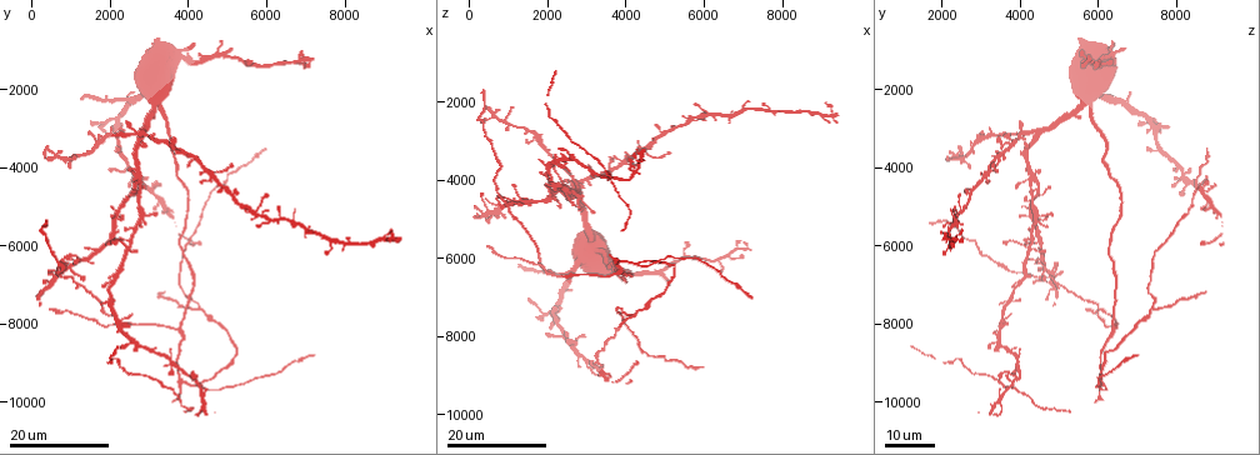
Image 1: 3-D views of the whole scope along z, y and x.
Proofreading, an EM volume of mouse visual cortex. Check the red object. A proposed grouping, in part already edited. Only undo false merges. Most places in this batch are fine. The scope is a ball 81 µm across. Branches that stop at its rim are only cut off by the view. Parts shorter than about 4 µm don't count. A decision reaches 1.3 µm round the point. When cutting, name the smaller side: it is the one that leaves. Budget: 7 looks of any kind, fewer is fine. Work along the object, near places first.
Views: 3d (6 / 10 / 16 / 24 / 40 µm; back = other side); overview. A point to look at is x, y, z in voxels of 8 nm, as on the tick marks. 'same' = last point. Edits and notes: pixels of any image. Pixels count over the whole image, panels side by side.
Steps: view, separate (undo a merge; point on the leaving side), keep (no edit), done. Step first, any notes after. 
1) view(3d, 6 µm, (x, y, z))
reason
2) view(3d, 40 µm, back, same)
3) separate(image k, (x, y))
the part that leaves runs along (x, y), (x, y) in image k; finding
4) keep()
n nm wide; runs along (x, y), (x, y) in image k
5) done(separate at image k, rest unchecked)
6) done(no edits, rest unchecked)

view(3d, 24 µm, (3700, 8150, 6400))
arms part here

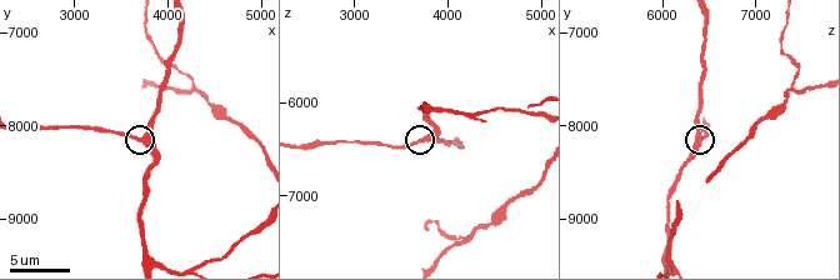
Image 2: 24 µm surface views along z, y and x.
view(3d, 6 µm, (3750, 8150, 6400))
zoom in

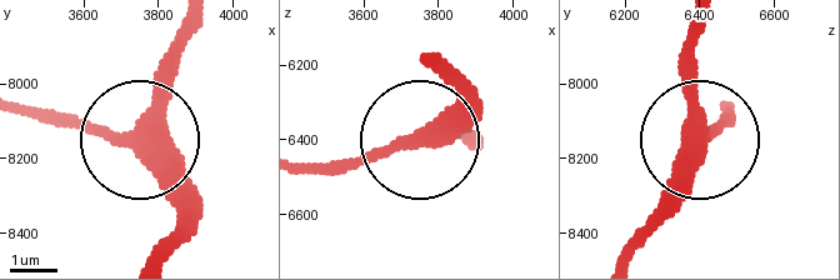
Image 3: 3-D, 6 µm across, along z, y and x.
view(3d, 6 µm, back, (3740, 8150, 6400))

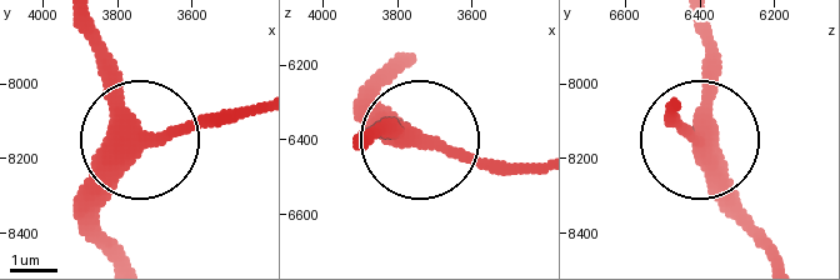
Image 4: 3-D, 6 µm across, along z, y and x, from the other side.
keep()
330 nm wide; runs along (76, 23), (109, 106), (136, 138), (256, 106) in image 4; continuous, no second neuron

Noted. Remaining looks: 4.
view(3d, 10 µm, (4250, 7600, 7400))
three-way junction

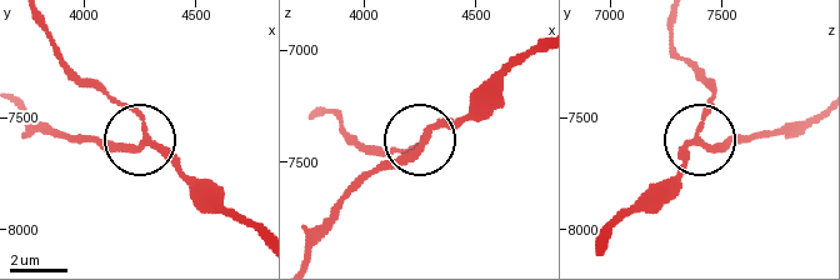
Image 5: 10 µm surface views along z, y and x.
view(3d, 6 µm, (4280, 7600, 7390))

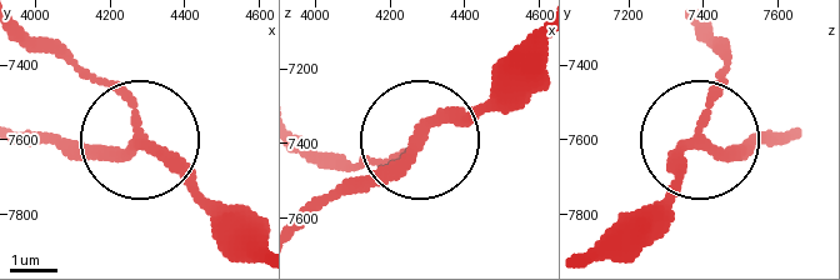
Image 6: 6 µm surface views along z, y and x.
keep()
200 nm wide; runs along (251, 248), (140, 144), (29, 144) in image 6; continuous, no second neuron

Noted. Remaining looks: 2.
view(3d, 24 µm, (2450, 6000, 4200))
four arms meet

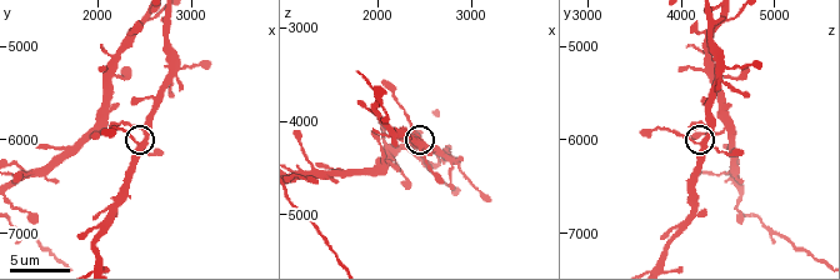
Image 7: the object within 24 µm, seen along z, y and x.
view(3d, 6 µm, (2450, 6050, 4200))

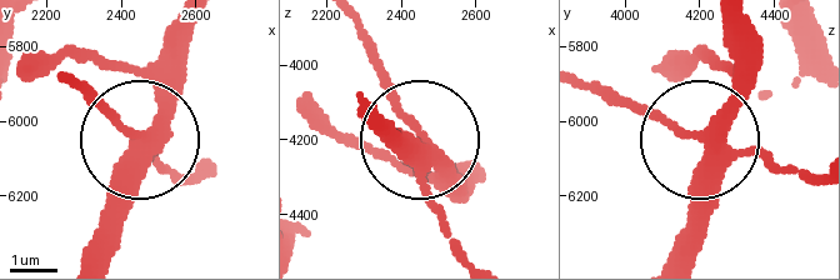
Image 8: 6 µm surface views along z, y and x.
keep()
4 arms; runs along (739, 30), (734, 101), (703, 133), (679, 133), (611, 94) in image 8; continuous, no second neuron

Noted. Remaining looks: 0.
done(no edits, rest unchecked)

